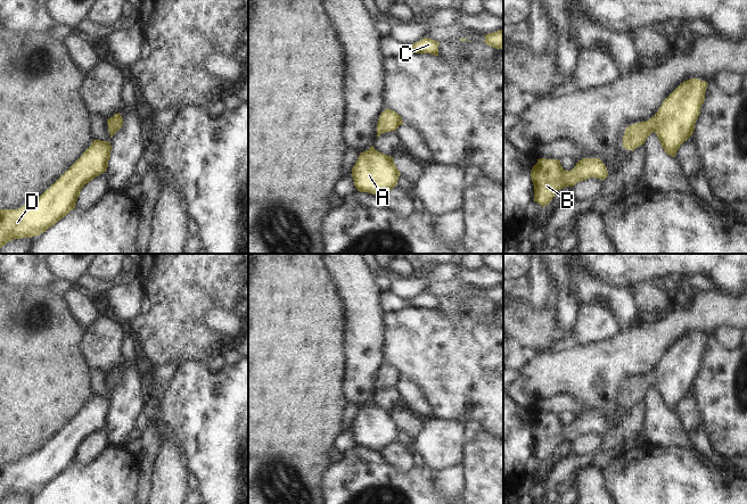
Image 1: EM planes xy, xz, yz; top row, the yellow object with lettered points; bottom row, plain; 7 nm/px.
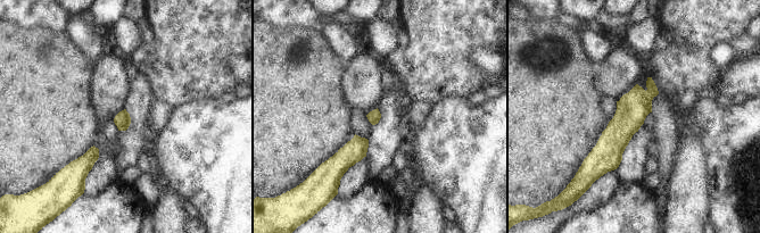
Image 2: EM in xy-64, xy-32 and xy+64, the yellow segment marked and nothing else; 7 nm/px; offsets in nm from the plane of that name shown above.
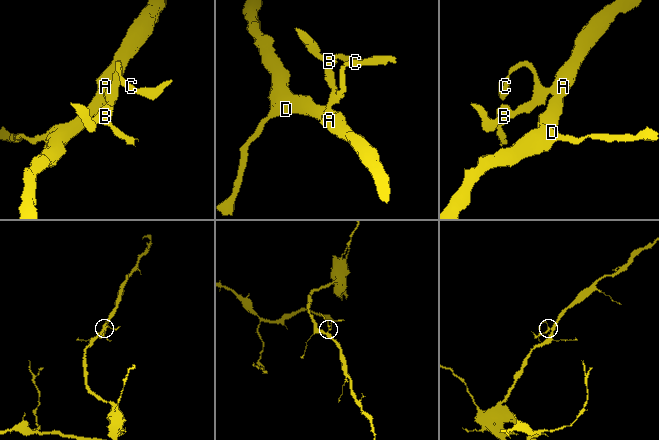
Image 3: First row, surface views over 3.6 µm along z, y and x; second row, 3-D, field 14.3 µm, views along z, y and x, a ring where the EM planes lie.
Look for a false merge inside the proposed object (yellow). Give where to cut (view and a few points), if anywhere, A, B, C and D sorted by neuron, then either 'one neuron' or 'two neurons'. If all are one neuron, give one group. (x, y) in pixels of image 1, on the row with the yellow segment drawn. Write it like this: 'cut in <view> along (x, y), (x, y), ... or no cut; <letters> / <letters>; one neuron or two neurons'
no cut; A B C D; one neuron

